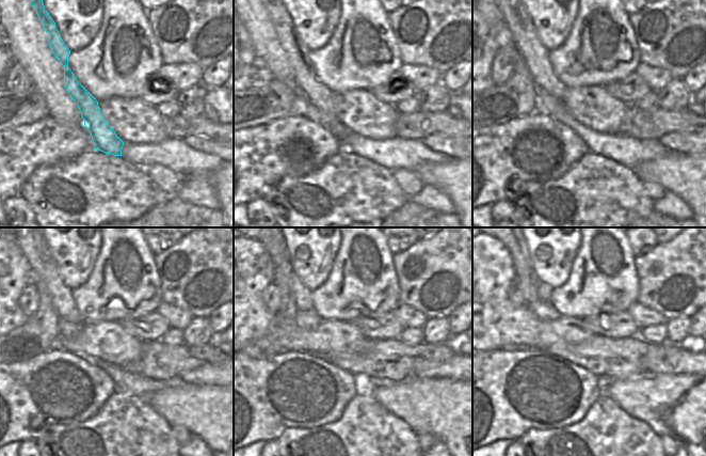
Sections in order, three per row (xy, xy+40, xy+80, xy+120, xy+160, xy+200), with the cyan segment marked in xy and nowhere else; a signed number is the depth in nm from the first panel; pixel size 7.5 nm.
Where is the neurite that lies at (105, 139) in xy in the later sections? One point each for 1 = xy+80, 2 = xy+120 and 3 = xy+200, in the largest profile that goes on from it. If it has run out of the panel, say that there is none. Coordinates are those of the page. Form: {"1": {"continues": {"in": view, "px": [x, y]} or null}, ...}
{"1": {"continues": {"in": "xy+80", "px": [532, 51]}}, "2": {"continues": {"in": "xy+120", "px": [35, 250]}}, "3": {"continues": {"in": "xy+200", "px": [540, 297]}}}

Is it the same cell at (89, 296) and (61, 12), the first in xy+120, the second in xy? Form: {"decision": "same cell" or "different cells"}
{"decision": "different cells"}

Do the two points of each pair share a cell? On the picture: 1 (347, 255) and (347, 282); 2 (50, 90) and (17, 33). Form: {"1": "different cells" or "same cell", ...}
{"1": "same cell", "2": "same cell"}

